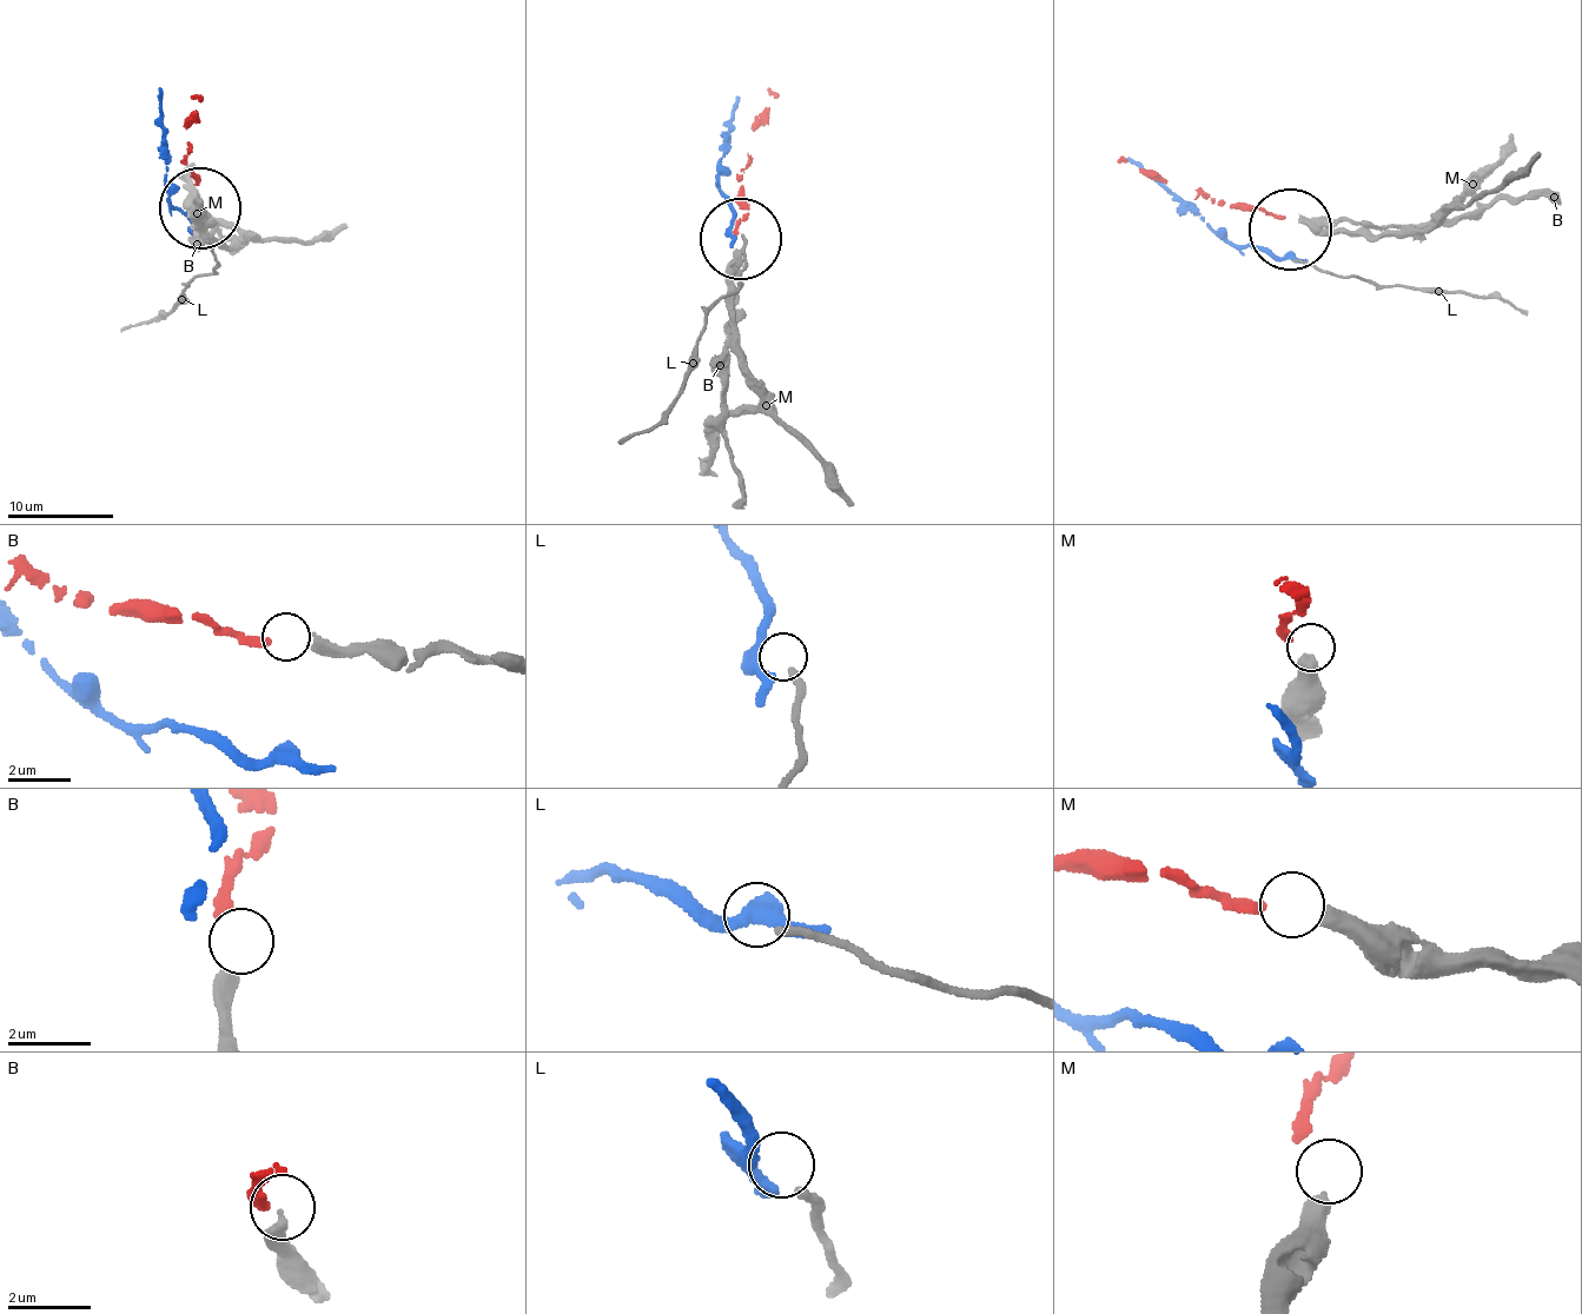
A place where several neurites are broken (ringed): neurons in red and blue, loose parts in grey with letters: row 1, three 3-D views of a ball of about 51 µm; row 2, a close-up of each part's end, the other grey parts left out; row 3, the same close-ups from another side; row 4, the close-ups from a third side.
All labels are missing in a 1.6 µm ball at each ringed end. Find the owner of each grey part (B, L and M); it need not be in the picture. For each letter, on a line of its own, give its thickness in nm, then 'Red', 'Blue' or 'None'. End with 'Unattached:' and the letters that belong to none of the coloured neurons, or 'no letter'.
B: Thickness 280 nm. None
L: Thickness 190 nm. None
M: Thickness 480 nm. None
Unattached: B, L, M

